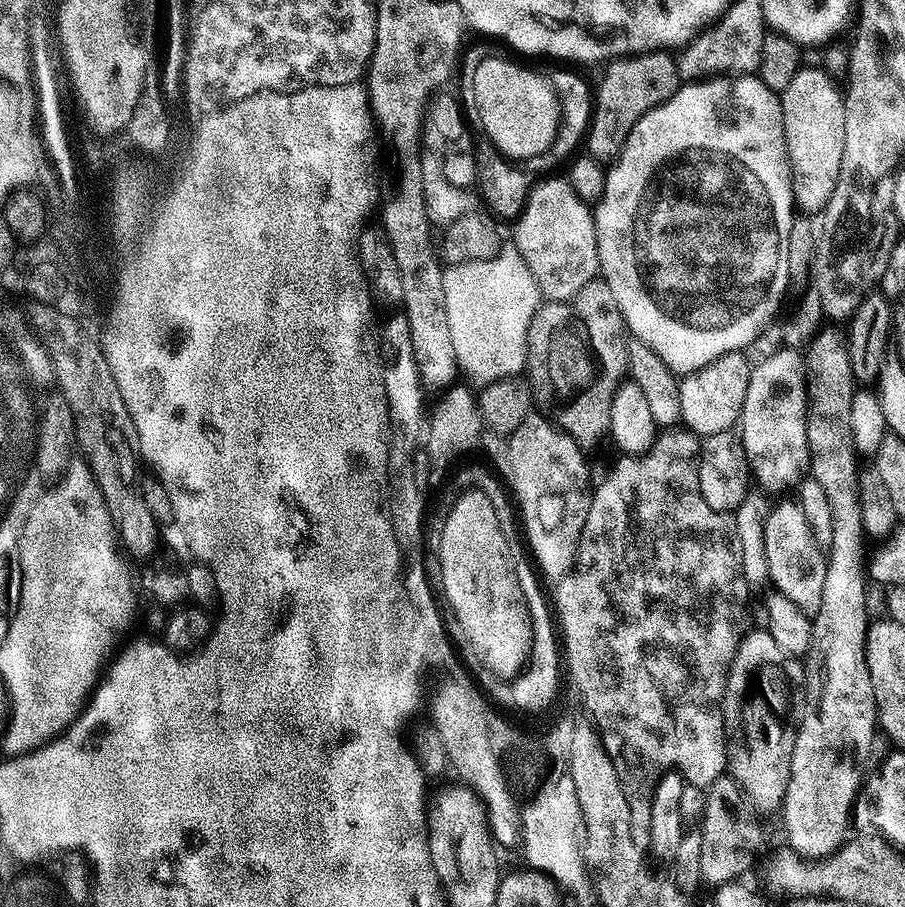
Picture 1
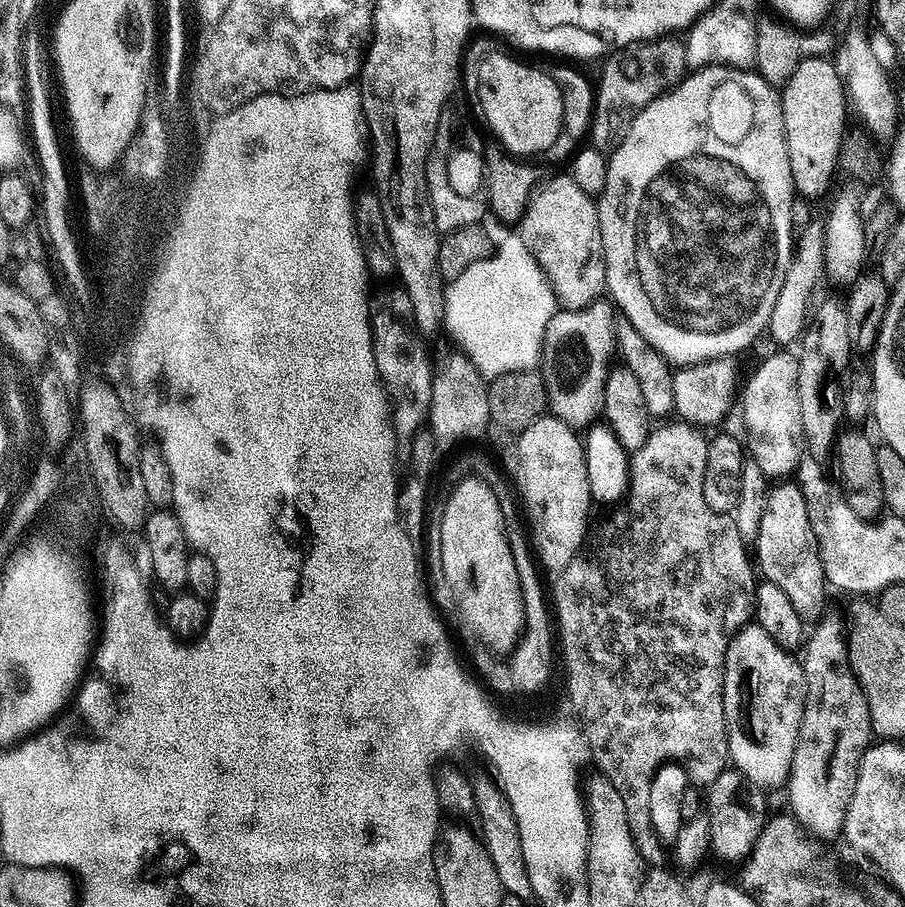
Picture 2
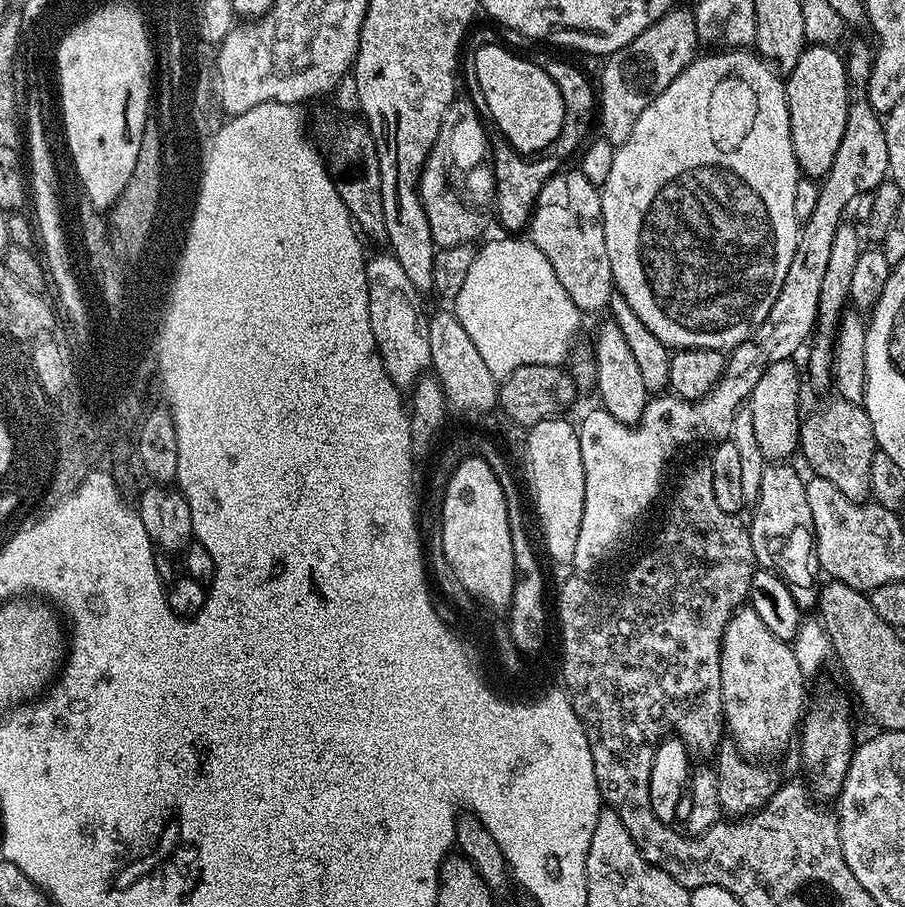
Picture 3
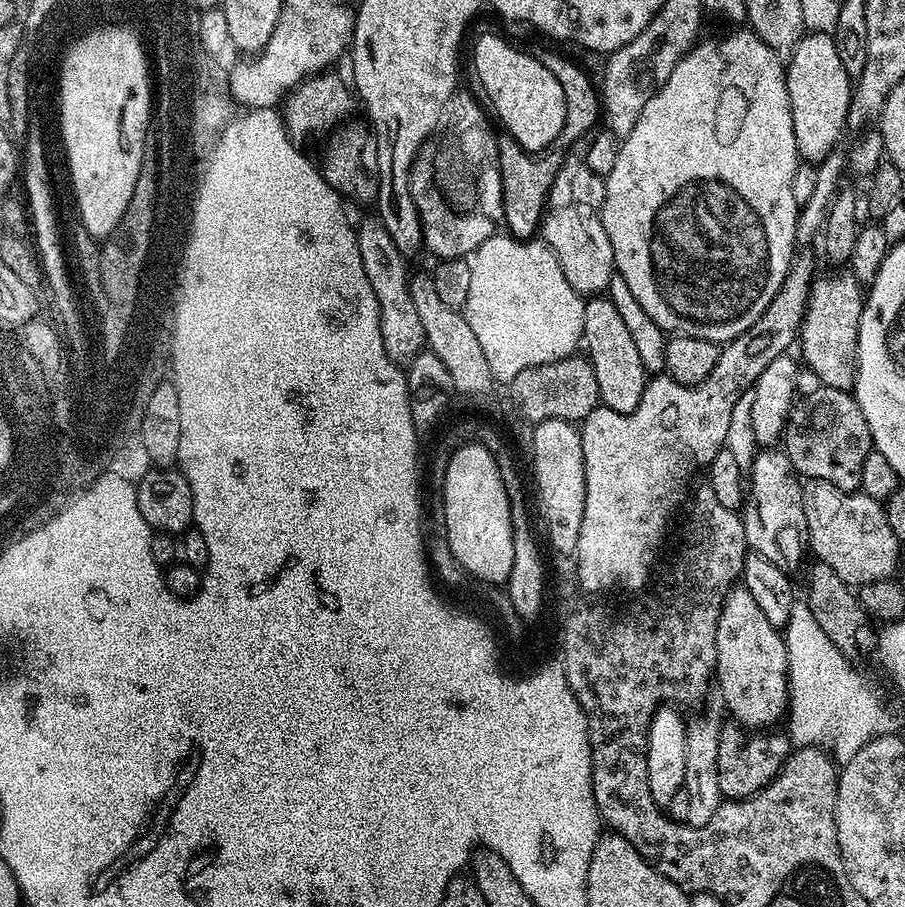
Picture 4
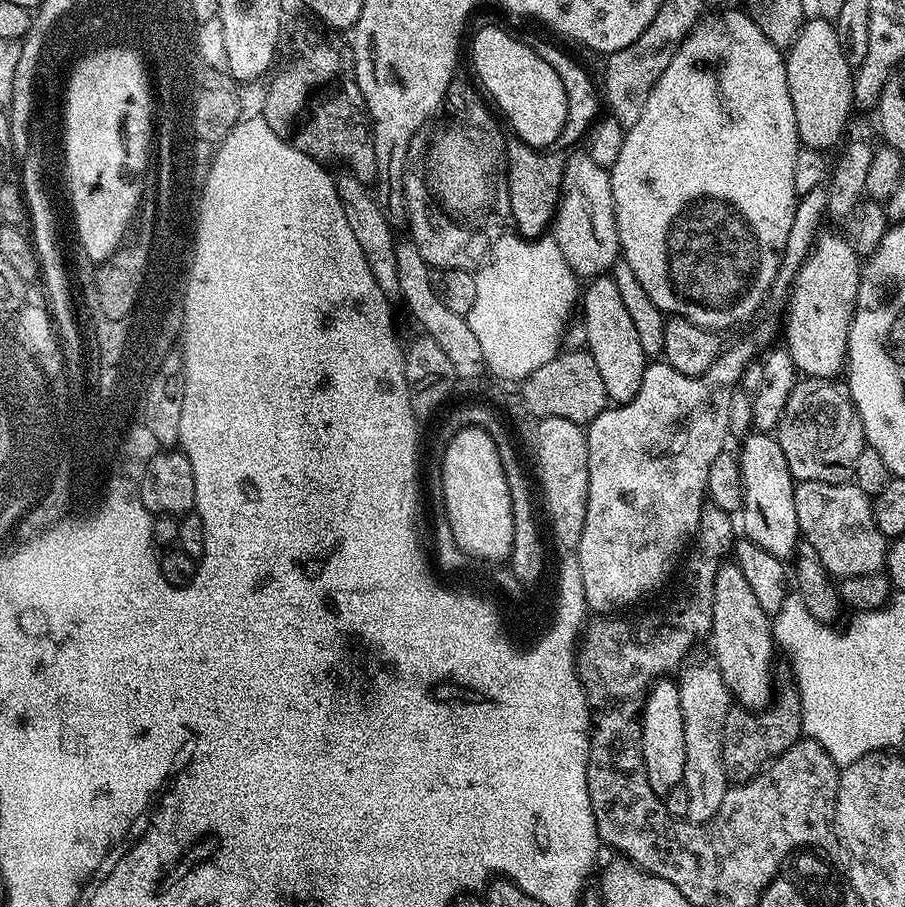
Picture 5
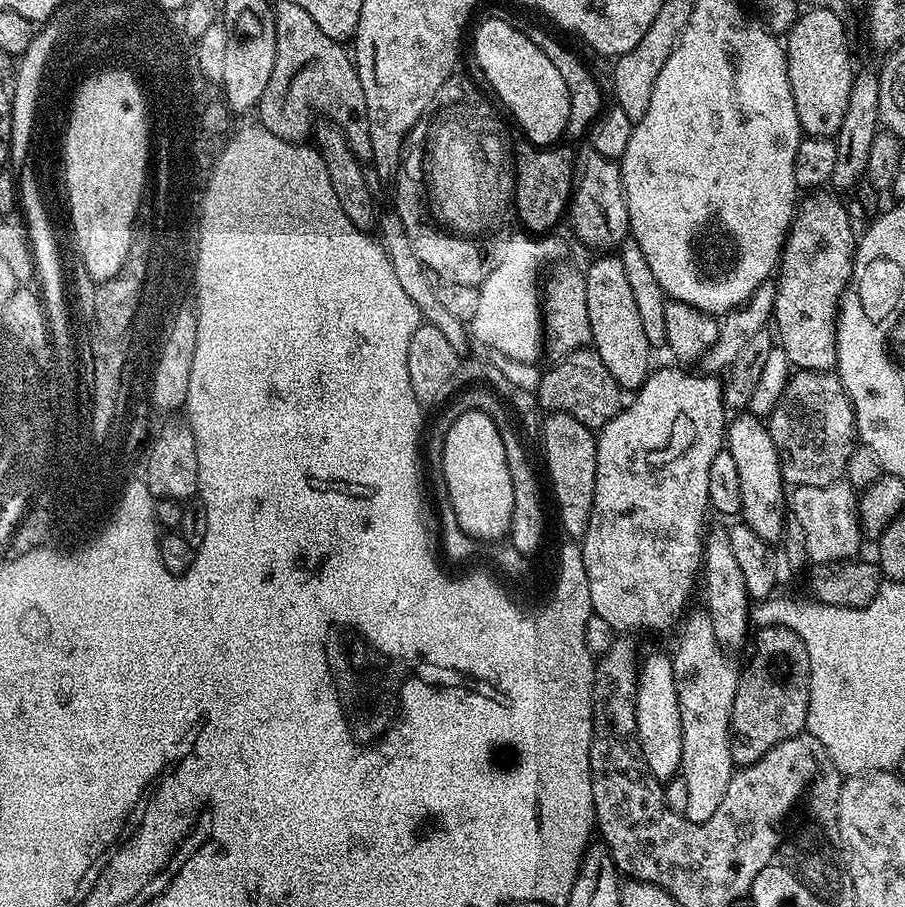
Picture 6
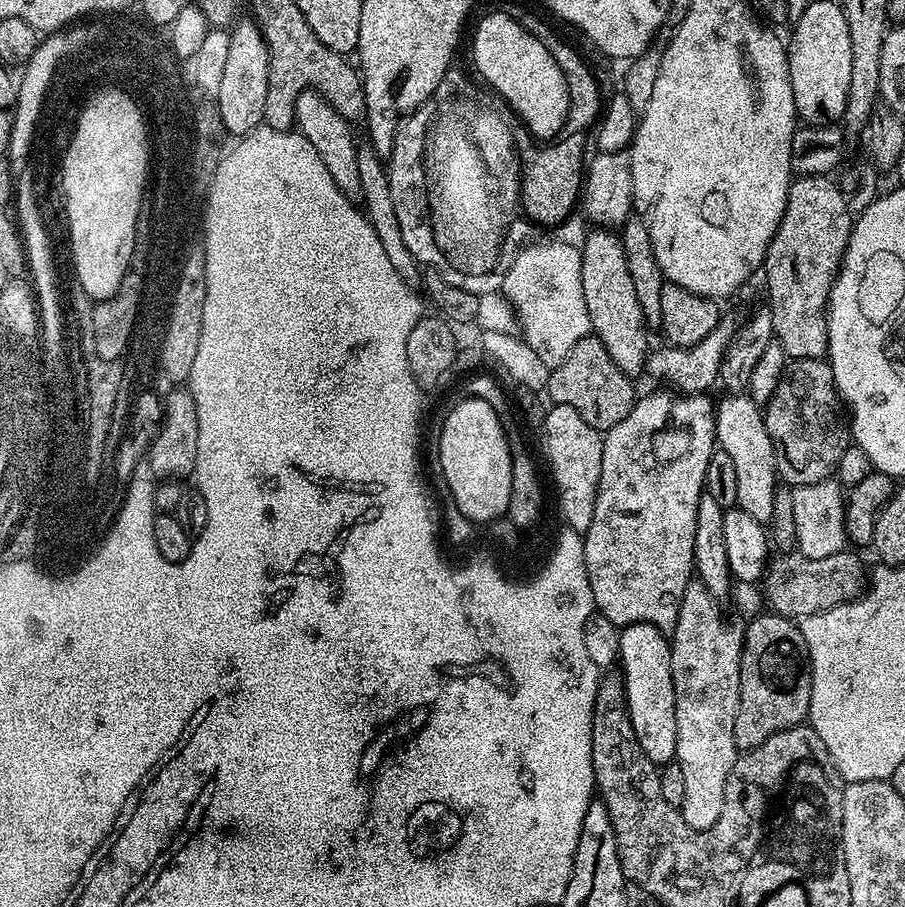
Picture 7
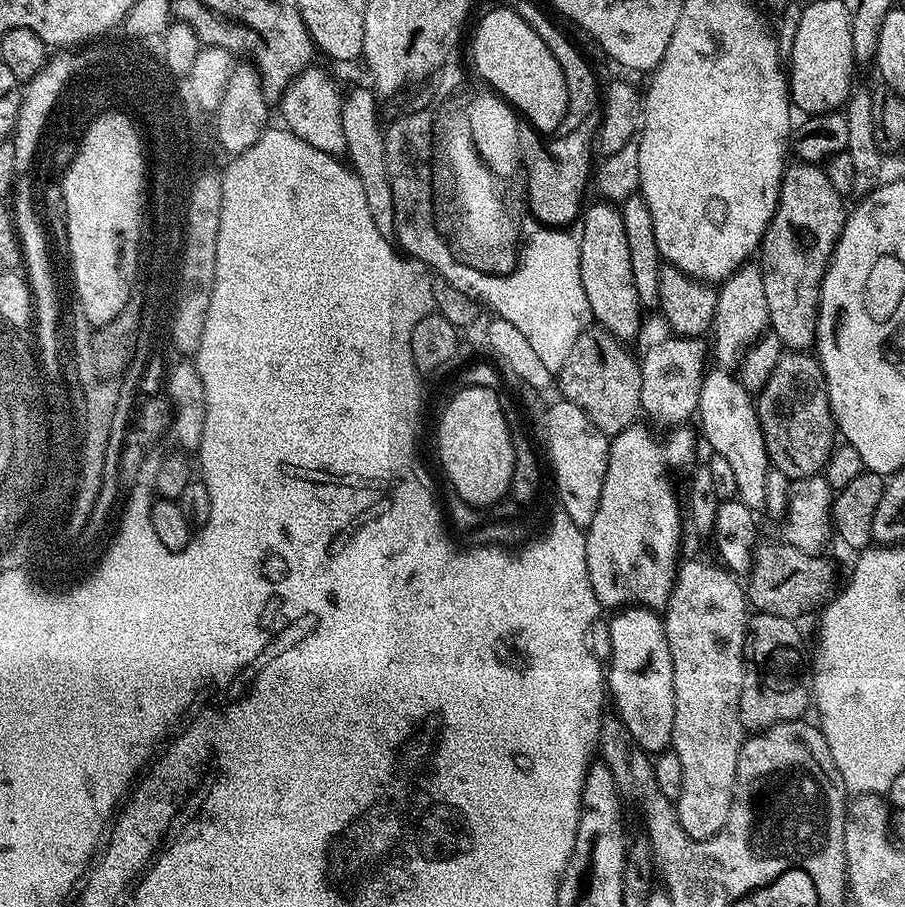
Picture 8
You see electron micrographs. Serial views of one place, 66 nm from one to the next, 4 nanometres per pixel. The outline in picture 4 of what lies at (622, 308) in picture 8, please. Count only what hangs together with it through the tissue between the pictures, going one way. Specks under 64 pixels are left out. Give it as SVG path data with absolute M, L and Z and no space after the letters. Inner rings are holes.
M597 294L589 299L585 306L585 328L582 341L587 359L592 362L594 378L598 378L600 404L610 410L632 412L634 406L642 400L646 373L642 366L642 358L638 358L638 349L626 331L614 302L607 295Z

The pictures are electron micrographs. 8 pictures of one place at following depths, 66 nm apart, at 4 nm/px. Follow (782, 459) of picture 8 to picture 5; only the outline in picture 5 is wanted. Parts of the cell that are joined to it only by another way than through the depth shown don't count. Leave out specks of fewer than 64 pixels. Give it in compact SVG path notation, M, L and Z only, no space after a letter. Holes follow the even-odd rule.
M805 378L797 382L786 398L786 406L776 423L774 435L778 446L782 446L782 454L786 454L786 466L790 466L792 479L797 482L821 480L822 483L845 483L852 475L854 462L858 462L858 454L862 454L862 450L866 447L864 427L852 402L852 391L840 378L834 380Z

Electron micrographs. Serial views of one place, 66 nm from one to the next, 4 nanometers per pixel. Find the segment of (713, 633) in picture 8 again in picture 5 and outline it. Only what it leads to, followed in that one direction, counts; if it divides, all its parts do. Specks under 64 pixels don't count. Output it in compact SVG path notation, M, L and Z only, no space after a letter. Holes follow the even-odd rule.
M711 659L694 660L685 663L678 672L682 726L686 730L686 770L682 786L690 798L687 820L692 824L705 824L718 814L722 802L728 799L730 781L722 766L722 726L734 701L715 663Z

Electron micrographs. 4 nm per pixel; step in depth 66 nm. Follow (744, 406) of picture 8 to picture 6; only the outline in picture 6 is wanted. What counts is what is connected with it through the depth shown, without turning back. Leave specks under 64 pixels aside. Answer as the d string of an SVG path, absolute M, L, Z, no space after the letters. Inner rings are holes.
M751 414L733 415L726 428L726 450L734 454L734 462L738 466L738 483L742 485L740 516L743 523L748 524L758 538L775 545L784 534L786 485L778 450L774 446L774 438L770 438L767 423Z

